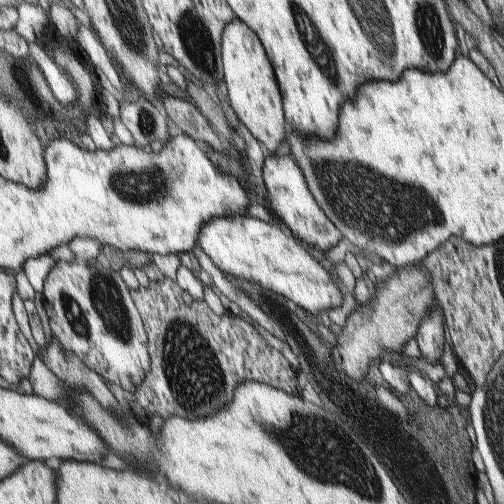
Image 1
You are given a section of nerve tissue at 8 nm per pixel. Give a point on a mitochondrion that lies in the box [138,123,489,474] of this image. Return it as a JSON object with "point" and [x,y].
{"point":[392,212]}

